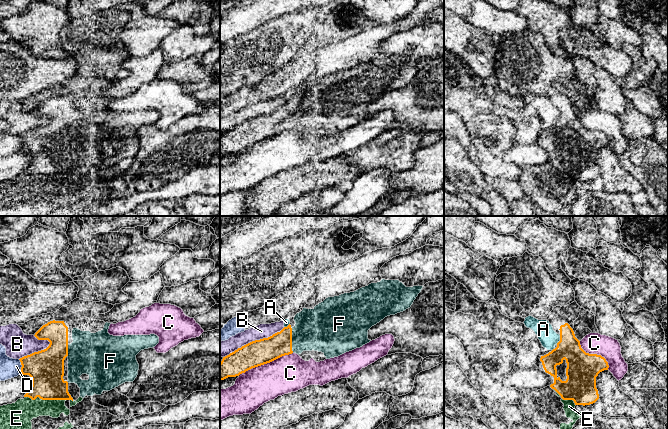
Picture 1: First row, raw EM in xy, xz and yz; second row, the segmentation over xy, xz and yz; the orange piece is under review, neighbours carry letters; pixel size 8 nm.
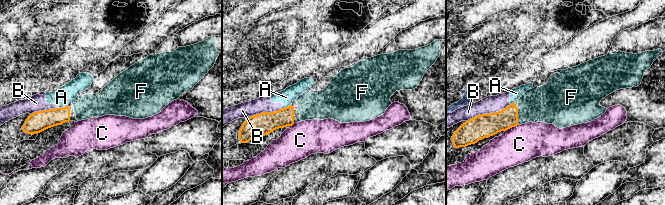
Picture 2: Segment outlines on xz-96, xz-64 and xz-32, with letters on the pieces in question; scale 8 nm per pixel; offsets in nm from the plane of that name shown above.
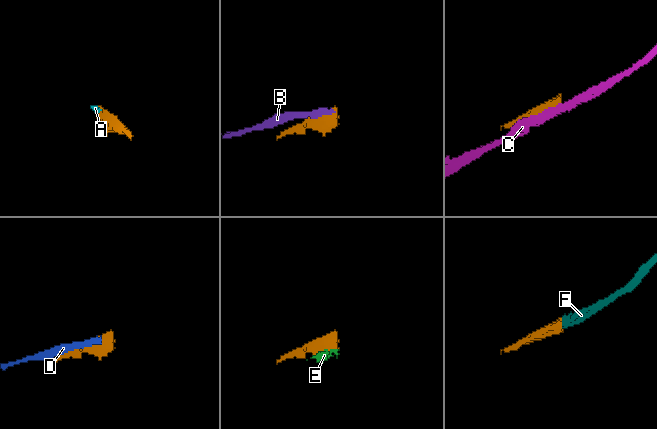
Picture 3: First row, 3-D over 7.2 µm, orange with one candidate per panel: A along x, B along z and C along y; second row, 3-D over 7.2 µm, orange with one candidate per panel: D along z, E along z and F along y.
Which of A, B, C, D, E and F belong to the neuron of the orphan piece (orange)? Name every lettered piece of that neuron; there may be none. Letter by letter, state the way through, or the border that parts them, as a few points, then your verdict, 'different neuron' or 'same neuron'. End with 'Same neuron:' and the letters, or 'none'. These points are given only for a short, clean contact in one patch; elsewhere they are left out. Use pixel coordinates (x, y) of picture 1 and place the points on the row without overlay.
A: border yz (560, 111), (560, 115), (556, 119); different neuron
B: different neuron
C: different neuron
D: different neuron
E: different neuron
F: same neuron
Same neuron: F

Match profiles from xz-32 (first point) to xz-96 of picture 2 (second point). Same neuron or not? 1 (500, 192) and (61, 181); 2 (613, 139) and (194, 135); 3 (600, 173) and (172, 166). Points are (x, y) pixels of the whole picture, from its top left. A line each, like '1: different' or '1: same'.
1: same
2: same
3: same

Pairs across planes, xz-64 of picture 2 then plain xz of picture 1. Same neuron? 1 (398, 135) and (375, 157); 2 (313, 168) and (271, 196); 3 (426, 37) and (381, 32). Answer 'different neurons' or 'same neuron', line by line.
1: same neuron
2: same neuron
3: different neurons

